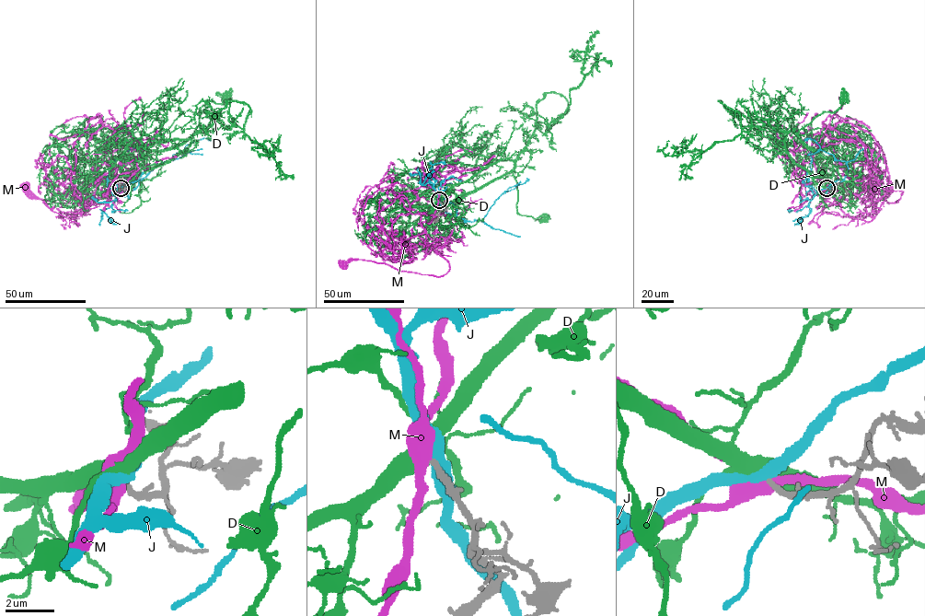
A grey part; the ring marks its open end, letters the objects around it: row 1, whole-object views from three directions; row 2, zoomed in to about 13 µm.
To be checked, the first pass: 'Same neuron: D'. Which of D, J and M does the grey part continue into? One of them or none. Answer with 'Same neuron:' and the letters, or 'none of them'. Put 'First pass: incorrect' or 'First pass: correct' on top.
First pass: correct
Same neuron: D

